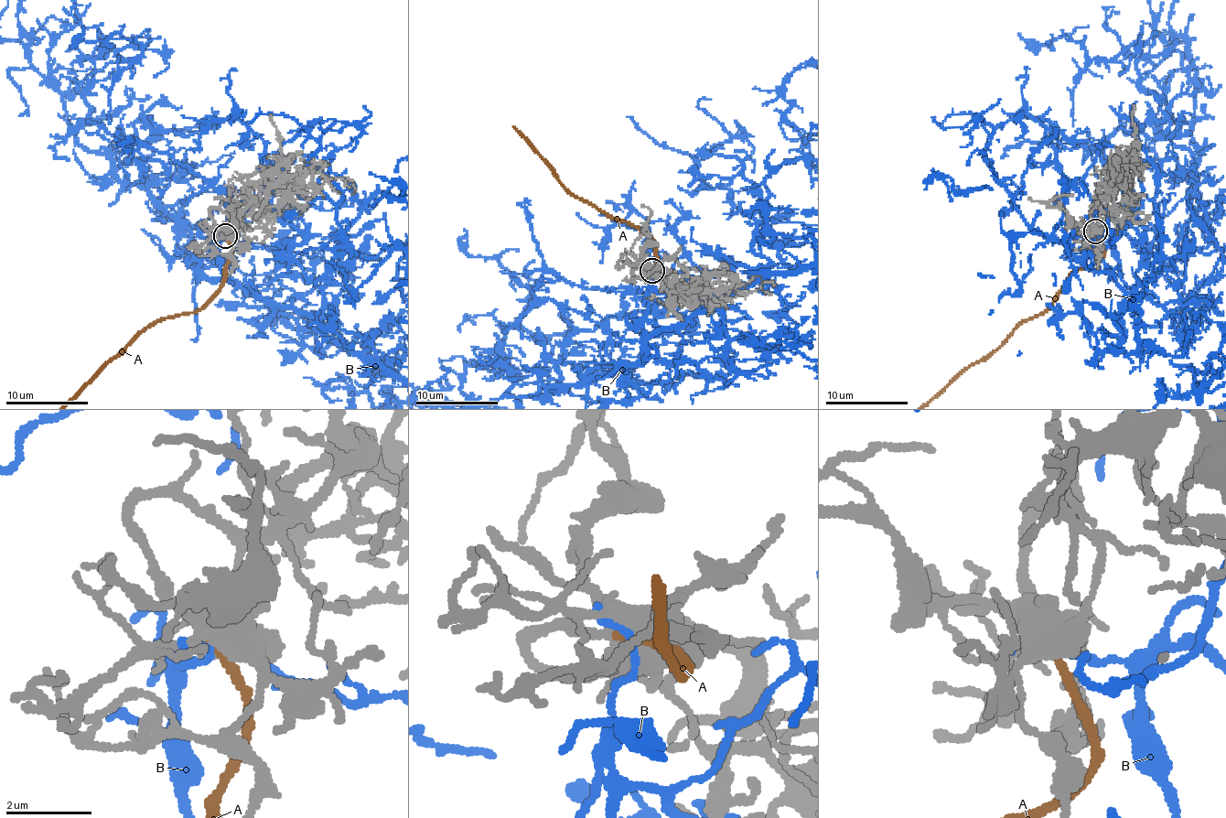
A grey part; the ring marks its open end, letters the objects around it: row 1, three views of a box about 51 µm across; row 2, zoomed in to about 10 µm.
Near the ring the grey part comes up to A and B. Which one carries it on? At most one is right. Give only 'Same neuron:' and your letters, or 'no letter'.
Same neuron: A

